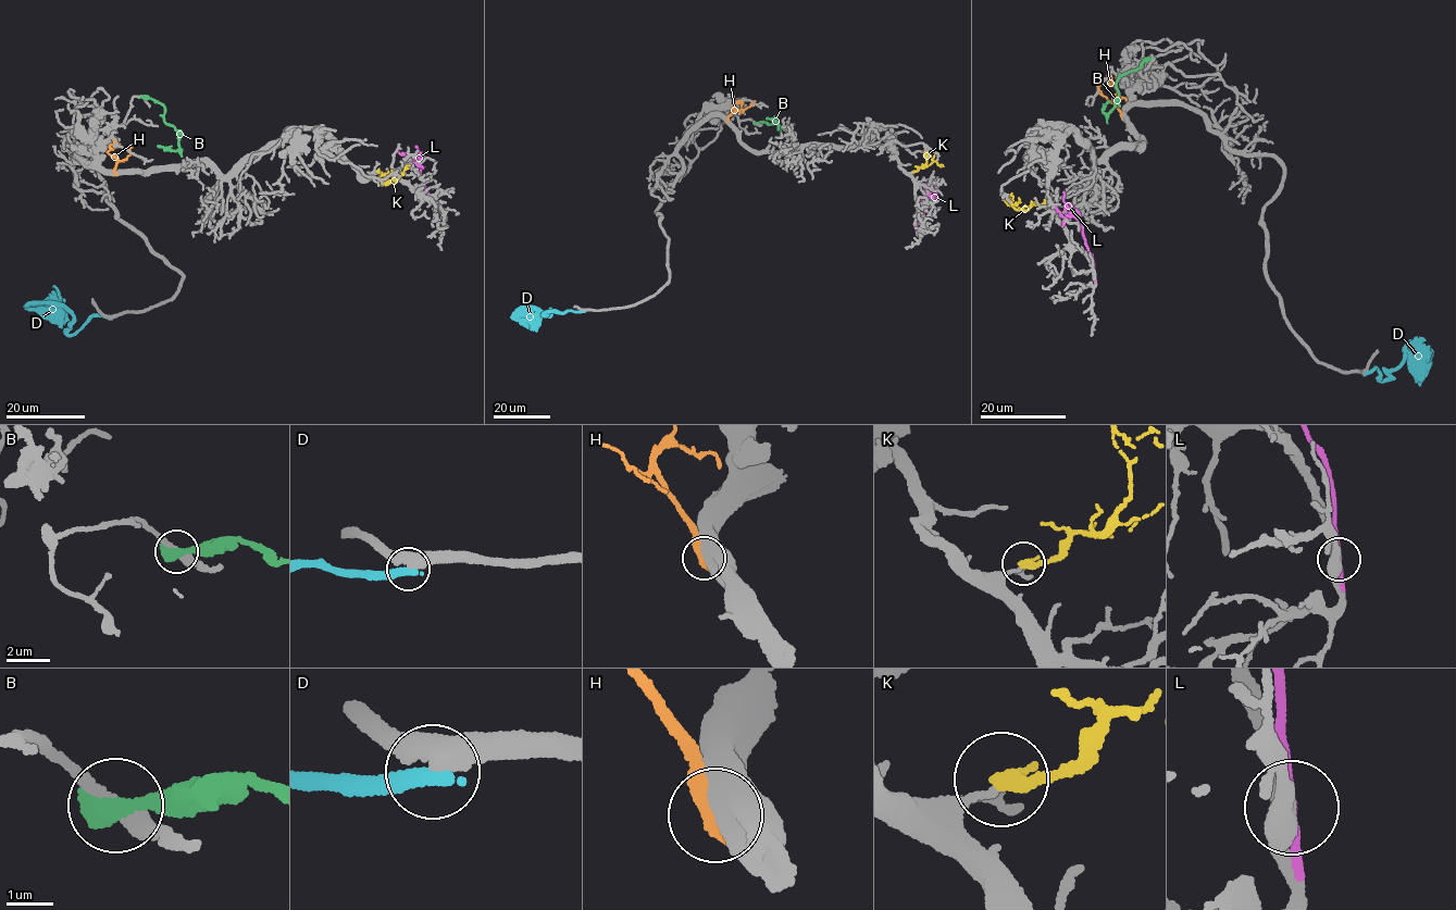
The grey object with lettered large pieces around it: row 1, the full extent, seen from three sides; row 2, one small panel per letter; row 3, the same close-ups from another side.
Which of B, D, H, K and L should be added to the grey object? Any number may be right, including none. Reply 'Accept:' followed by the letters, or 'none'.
Accept: none

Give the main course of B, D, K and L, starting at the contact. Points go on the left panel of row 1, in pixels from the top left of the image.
B: (139, 96), (163, 106), (164, 121), (177, 132), (176, 150), (158, 145)
D: (109, 318), (94, 314), (70, 335), (67, 333), (74, 320), (63, 306), (39, 302), (25, 308)
K: (377, 171), (396, 181), (410, 165)
L: (432, 197), (425, 188), (419, 163), (398, 153), (398, 146)

